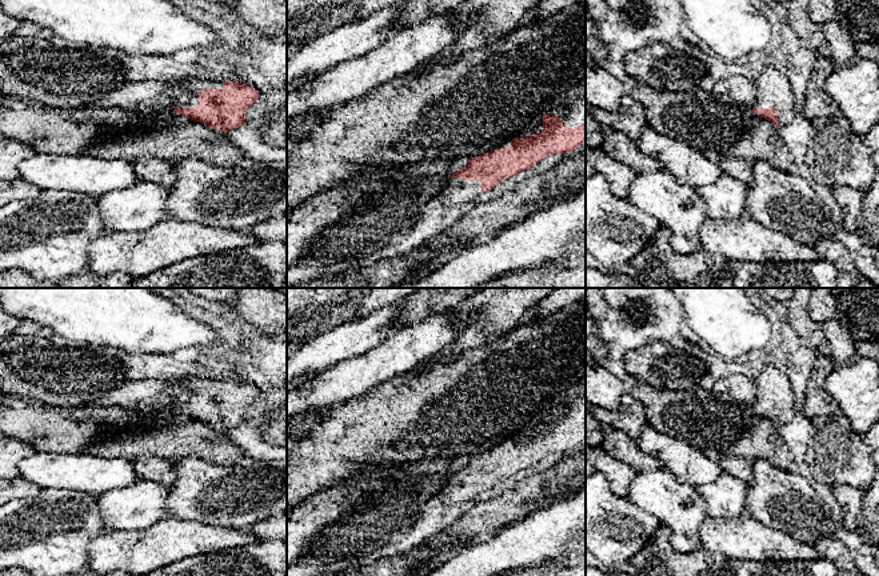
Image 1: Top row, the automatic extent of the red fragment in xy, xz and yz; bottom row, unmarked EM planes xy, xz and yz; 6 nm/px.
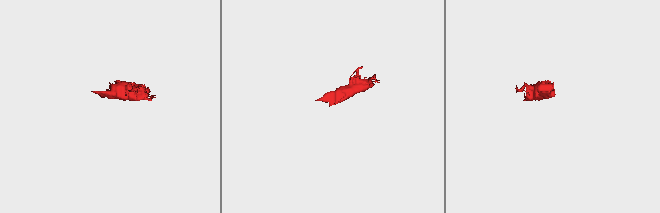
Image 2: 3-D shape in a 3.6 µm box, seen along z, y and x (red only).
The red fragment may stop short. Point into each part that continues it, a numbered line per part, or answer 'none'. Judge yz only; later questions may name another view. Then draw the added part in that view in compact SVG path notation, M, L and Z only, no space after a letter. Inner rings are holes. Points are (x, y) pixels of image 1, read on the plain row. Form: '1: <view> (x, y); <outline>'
1: yz (774, 388); M764 365L756 379L754 407L776 407L778 421L786 424L794 420L795 405L790 379L778 368Z

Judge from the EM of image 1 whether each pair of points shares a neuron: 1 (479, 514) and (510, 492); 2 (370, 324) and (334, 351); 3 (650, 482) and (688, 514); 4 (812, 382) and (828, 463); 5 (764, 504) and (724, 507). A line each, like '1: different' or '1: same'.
1: same
2: same
3: same
4: different
5: different

